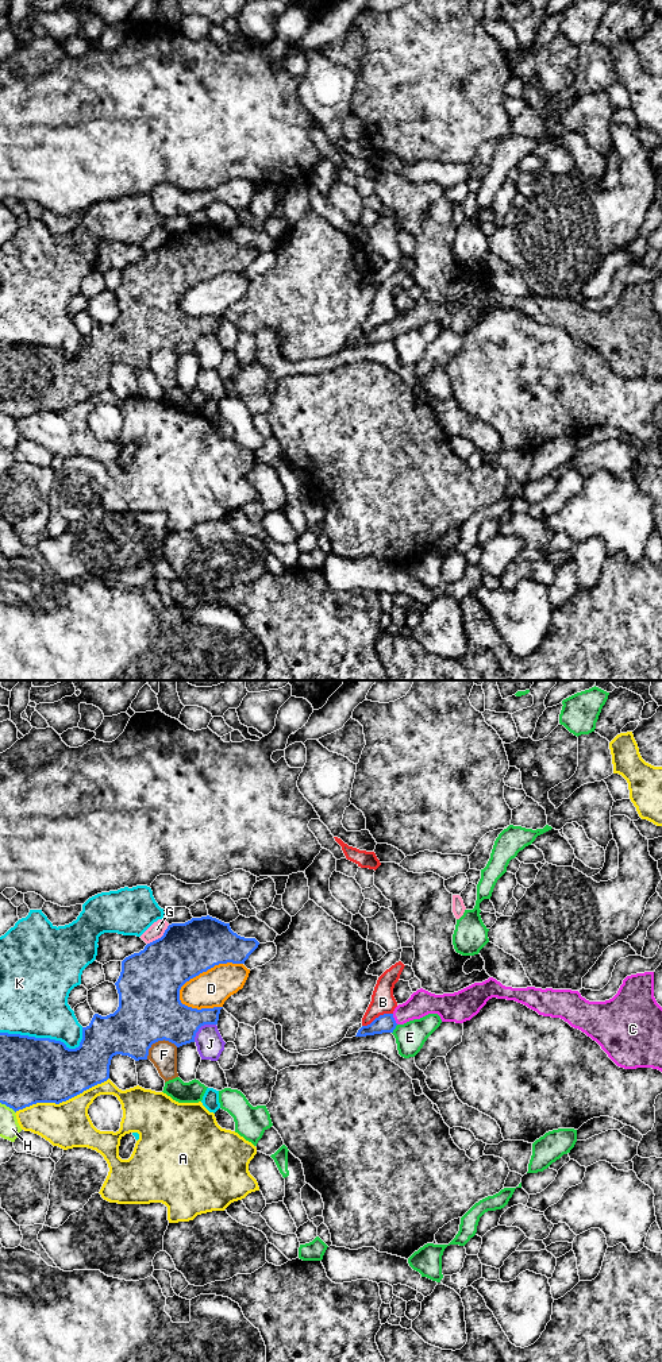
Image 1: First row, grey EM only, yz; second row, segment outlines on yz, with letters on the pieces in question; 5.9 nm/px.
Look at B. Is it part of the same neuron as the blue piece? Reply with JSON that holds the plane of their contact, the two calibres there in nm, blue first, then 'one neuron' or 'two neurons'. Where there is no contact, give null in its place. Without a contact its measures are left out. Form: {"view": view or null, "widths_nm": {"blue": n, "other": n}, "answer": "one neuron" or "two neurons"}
{"view": "yz", "widths_nm": {"blue": 110, "other": 140}, "answer": "two neurons"}

